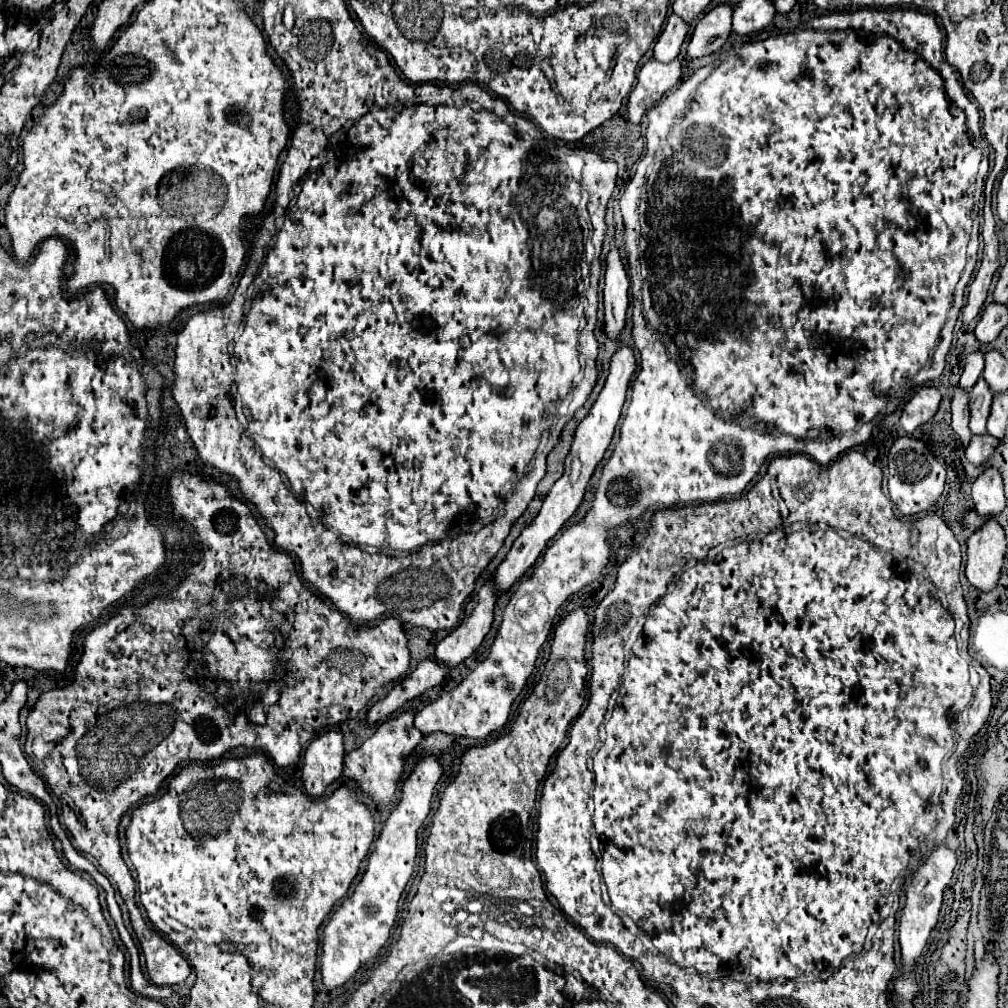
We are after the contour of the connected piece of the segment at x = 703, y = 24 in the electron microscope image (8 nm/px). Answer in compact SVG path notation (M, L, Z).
M722 4L712 8L704 18L694 26L692 38L688 42L688 58L702 58L722 48L732 28L732 6Z

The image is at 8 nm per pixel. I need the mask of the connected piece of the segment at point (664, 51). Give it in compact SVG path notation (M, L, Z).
M672 14L666 20L666 28L662 30L658 42L654 44L654 50L656 50L654 58L658 62L672 62L678 56L686 34L688 34L688 24L684 24L684 20L680 20L676 14Z

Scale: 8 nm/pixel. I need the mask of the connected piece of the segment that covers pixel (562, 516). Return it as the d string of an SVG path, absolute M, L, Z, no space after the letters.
M618 344L618 350L616 354L612 356L612 362L610 362L610 374L606 378L606 384L598 396L598 400L594 402L594 406L590 408L590 412L586 414L586 418L578 424L576 432L574 432L574 442L572 442L572 448L566 456L566 462L564 462L564 474L556 480L556 484L550 488L548 496L544 498L544 504L542 504L542 510L540 514L532 520L530 526L526 526L522 530L522 534L514 540L510 552L506 554L504 562L498 566L496 570L496 586L498 586L498 592L504 592L508 590L528 568L534 566L534 562L538 560L538 556L542 554L542 550L546 548L548 540L554 538L562 526L566 524L566 520L576 512L576 508L580 506L582 498L584 498L584 492L586 492L586 484L590 480L590 476L594 474L594 468L598 466L598 462L604 458L604 452L612 440L612 434L614 434L614 428L620 420L620 412L622 412L622 406L624 406L624 400L626 400L626 390L628 390L628 384L630 384L630 378L636 370L636 360L634 360L634 352L626 346L626 344Z

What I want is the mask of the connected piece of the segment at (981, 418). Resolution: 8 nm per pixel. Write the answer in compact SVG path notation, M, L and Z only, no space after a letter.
M980 378L972 392L968 394L970 398L970 430L972 434L986 434L986 420L990 416L990 404L992 404L992 392L988 392L988 384Z

